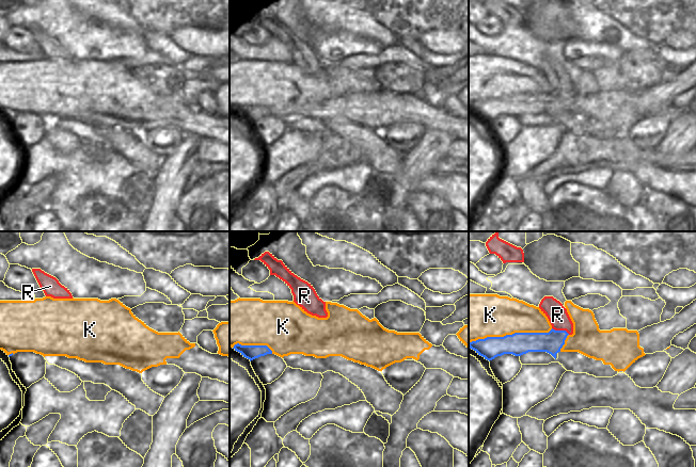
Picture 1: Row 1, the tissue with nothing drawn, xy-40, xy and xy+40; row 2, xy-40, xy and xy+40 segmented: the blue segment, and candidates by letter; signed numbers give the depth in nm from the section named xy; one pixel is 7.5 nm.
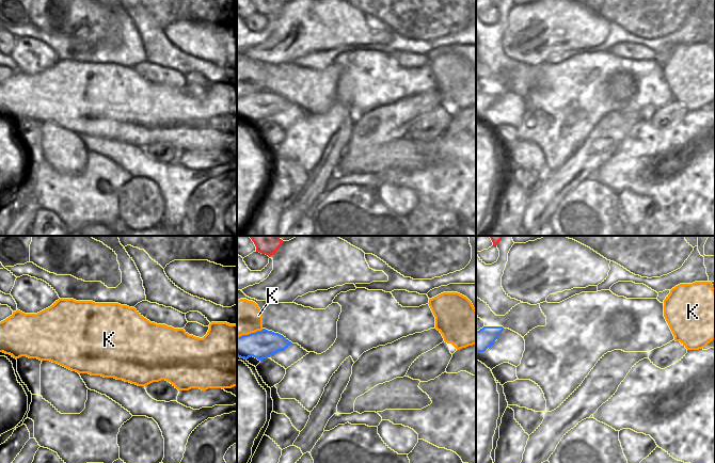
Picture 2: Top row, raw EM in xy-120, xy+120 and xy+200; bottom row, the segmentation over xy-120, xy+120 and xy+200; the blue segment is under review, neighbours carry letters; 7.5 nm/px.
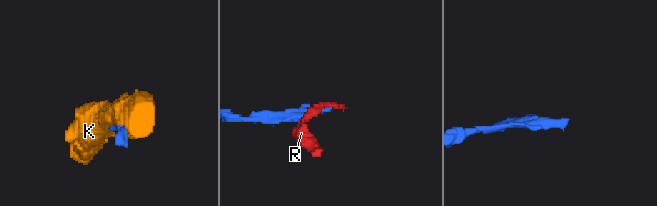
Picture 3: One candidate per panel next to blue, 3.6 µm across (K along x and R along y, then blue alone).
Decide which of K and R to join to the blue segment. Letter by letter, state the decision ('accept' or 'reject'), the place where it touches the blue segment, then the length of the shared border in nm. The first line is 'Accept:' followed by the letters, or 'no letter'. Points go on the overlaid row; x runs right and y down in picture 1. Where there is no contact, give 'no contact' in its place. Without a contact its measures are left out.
Accept: no letter
K: reject; meets blue in xy+40 at (510, 335); contact 650 nm long
R: reject; meets blue in xy+40 at (560, 331); contact 140 nm long

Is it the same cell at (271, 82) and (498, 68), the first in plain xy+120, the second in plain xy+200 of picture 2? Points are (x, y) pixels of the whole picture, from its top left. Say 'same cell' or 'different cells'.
different cells

